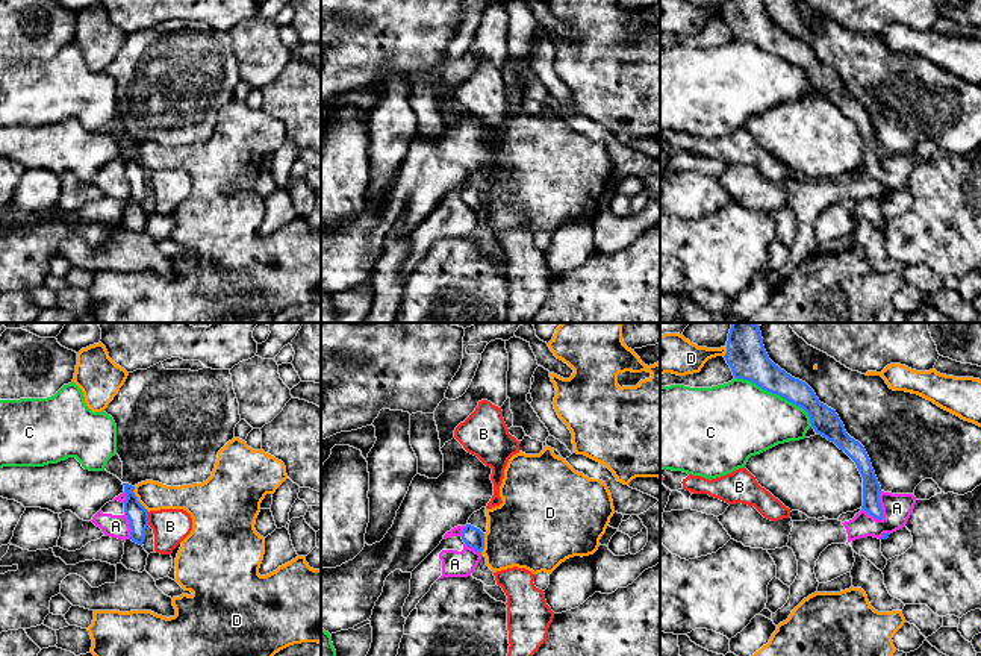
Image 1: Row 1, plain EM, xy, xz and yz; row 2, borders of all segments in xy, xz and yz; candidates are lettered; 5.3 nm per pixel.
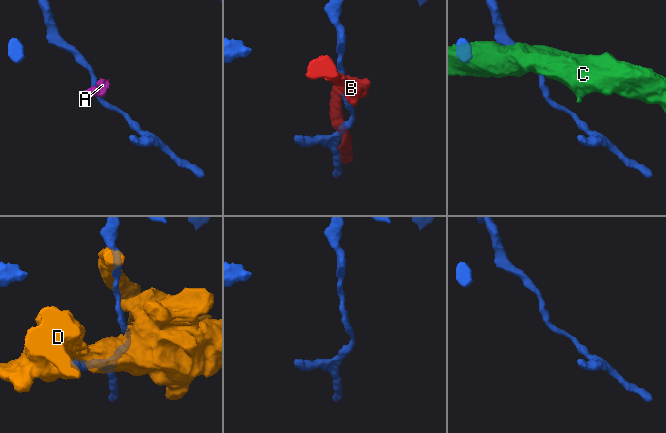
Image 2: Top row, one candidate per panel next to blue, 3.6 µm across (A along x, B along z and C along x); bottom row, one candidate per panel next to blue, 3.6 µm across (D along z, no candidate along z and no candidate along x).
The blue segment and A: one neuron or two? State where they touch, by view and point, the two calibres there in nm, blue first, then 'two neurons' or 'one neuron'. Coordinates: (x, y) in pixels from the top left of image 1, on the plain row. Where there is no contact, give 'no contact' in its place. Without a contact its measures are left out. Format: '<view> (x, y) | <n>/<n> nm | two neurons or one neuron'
yz (880, 167) | 100/160 nm | two neurons

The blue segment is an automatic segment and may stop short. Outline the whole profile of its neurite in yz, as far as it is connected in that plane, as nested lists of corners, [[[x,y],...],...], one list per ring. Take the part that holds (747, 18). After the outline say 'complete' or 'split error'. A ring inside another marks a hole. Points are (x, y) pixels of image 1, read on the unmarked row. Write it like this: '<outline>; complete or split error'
[[[728,0],[725,21],[736,39],[755,44],[761,50],[777,55],[802,68],[816,94],[834,103],[857,126],[863,138],[863,167],[877,180],[883,180],[880,164],[881,147],[864,108],[851,98],[834,70],[821,64],[814,52],[802,41],[792,38],[775,26],[763,6],[763,0]]]; complete

